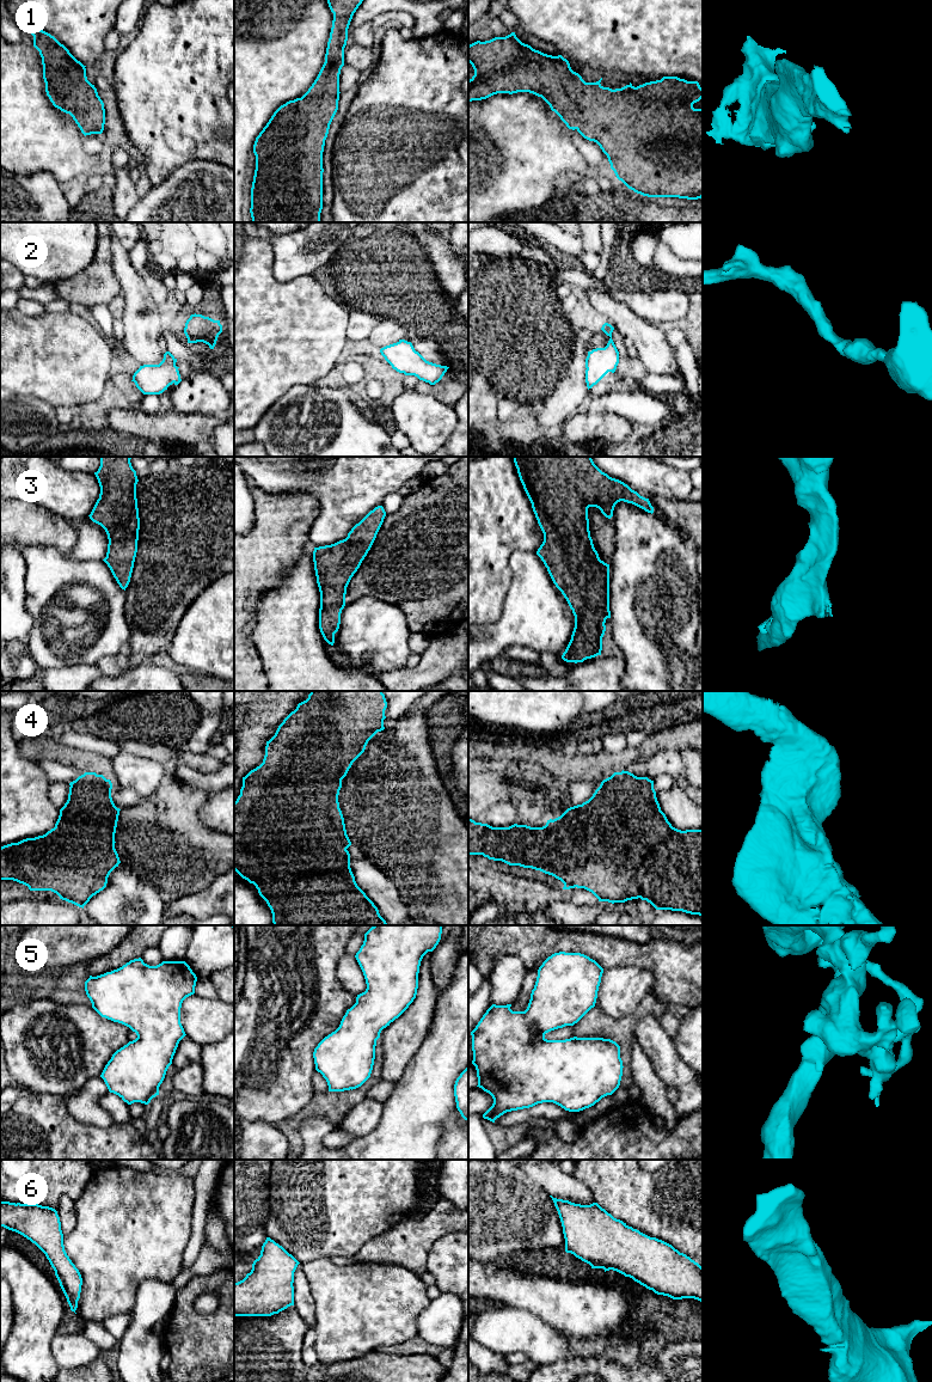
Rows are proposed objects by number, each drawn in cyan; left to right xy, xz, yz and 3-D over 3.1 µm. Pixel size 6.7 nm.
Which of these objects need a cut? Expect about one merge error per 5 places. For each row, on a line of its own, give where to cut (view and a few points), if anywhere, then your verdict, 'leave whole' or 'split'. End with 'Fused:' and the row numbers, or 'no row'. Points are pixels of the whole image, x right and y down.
1: no cut | leave whole
2: no cut | leave whole
3: no cut | leave whole
4: no cut | leave whole
5: no cut | leave whole
6: no cut | leave whole
Fused: no row

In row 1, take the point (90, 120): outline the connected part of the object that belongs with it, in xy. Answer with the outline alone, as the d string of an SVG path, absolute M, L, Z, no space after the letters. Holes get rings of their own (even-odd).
M29 25L29 31L42 57L45 92L53 105L69 114L85 136L102 134L104 103L87 80L86 66L50 33L35 25Z

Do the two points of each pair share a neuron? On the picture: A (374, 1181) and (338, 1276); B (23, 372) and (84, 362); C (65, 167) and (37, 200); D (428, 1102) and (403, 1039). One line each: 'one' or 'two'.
A: two
B: one
C: two
D: two

